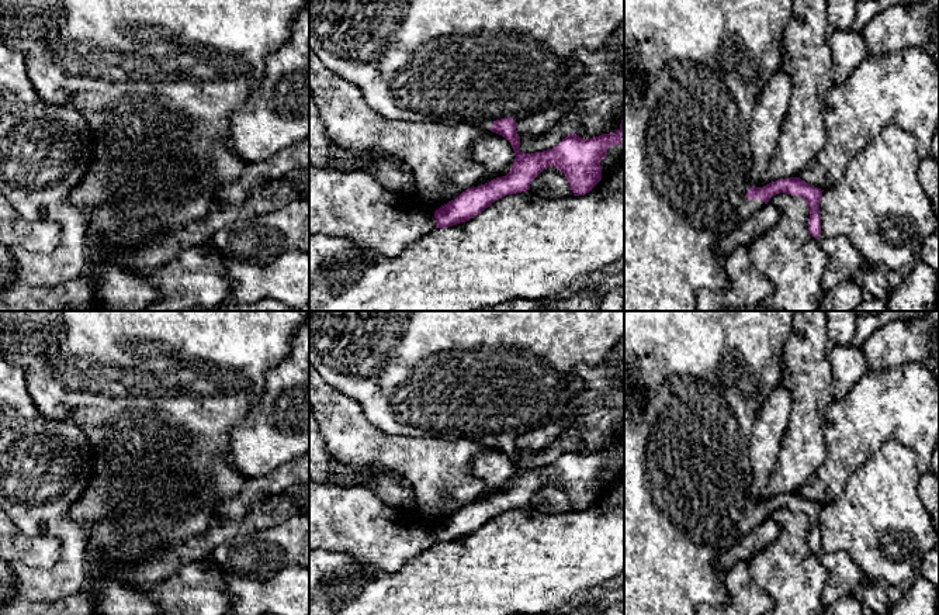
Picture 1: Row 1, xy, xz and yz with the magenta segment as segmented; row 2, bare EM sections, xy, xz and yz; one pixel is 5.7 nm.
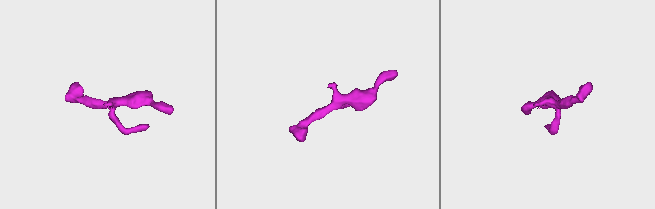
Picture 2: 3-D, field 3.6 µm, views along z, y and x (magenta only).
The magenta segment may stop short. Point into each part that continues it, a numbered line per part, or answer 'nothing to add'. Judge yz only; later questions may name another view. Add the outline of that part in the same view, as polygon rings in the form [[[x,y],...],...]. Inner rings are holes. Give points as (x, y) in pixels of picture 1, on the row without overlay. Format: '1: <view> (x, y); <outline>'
1: yz (693, 380); [[[624,311],[624,615],[697,615],[697,607],[707,604],[717,607],[727,601],[727,588],[714,562],[732,550],[765,516],[748,515],[745,511],[752,498],[752,463],[749,459],[749,439],[753,433],[755,415],[770,394],[782,386],[783,352],[793,335],[793,322],[798,311]]]

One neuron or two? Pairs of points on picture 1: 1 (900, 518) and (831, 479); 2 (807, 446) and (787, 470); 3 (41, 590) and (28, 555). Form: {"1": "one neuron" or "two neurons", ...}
{"1": "two neurons", "2": "one neuron", "3": "two neurons"}

